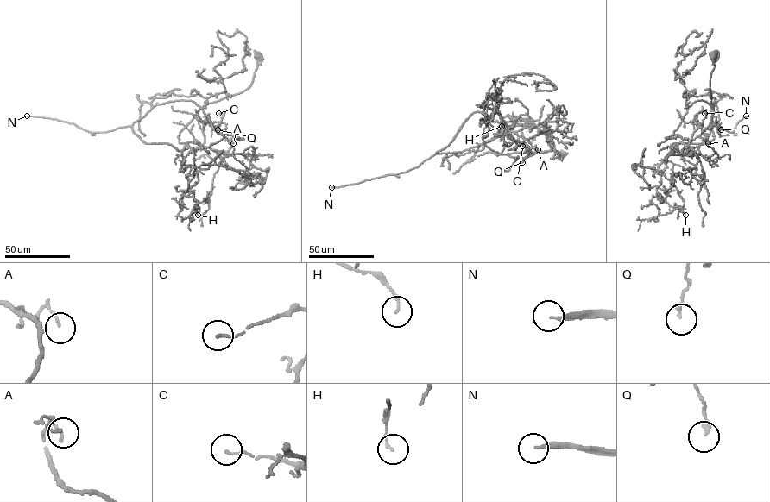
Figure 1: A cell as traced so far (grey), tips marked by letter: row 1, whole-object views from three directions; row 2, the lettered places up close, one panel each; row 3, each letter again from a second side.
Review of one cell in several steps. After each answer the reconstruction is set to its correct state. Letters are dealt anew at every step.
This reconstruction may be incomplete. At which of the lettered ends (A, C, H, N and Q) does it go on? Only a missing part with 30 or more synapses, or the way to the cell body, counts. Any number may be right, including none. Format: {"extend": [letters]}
{"extend": ["N"]}

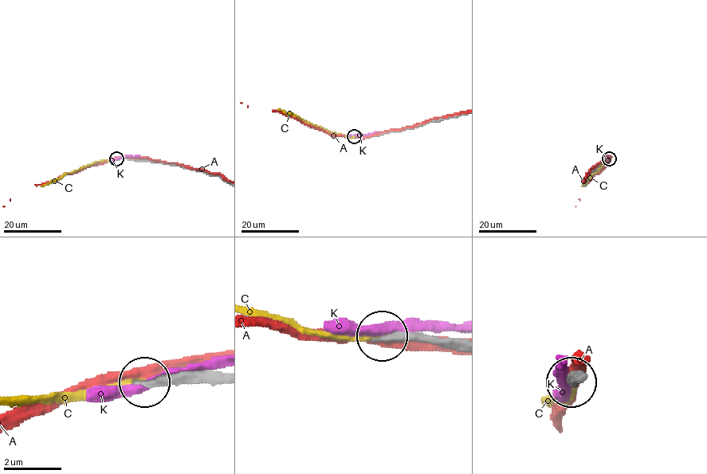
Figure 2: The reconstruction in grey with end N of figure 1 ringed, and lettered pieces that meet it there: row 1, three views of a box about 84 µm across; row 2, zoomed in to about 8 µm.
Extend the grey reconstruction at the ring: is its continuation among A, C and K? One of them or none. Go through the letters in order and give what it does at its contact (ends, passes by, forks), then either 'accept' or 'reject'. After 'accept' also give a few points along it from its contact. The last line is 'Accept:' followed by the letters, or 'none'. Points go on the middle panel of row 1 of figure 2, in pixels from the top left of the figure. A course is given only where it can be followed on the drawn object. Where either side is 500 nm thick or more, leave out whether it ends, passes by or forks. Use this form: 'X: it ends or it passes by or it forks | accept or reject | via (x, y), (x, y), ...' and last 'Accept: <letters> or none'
A: it passes by | reject
C: it ends | accept | via (354, 136), (327, 131), (277, 109)
K: it passes by | reject
Accept: C

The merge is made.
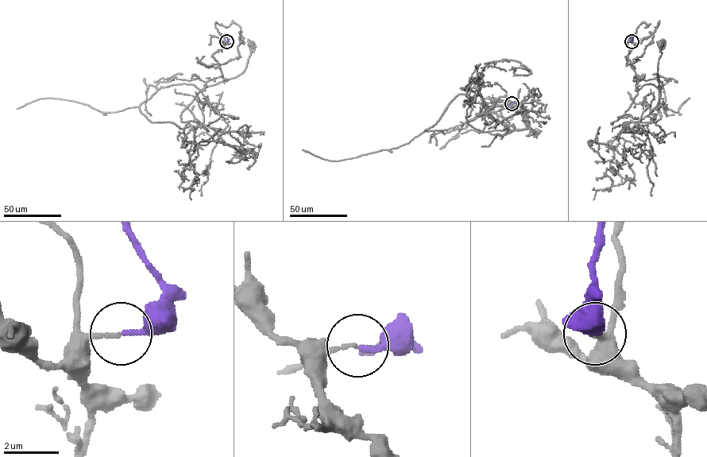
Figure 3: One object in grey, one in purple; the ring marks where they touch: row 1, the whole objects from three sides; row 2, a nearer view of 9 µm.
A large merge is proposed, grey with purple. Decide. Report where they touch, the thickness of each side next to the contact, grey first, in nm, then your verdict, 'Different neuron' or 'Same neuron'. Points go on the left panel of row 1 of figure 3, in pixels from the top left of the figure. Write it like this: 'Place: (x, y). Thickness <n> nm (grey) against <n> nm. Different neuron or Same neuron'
Place: (226, 41). Thickness 120 nm (grey) against 200 nm. Same neuron

